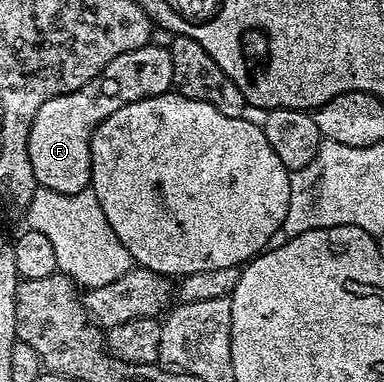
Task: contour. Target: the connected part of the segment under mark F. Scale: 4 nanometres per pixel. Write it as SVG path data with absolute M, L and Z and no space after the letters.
M150 44L143 48L135 48L135 52L123 52L119 56L115 56L115 60L111 60L111 64L107 64L107 68L103 68L103 72L99 76L87 80L87 84L83 84L83 88L75 88L75 92L67 92L63 96L54 96L52 100L47 100L47 104L43 104L43 108L39 108L39 112L35 116L35 124L31 124L31 136L27 139L27 156L31 156L31 168L35 172L38 187L60 194L78 194L90 189L93 180L91 176L91 136L95 132L95 128L99 128L99 124L103 124L103 120L107 120L107 116L111 116L111 112L119 112L119 108L131 104L135 100L147 100L151 96L167 94L172 90L173 73L171 72L171 52L168 45L156 46L156 44Z

